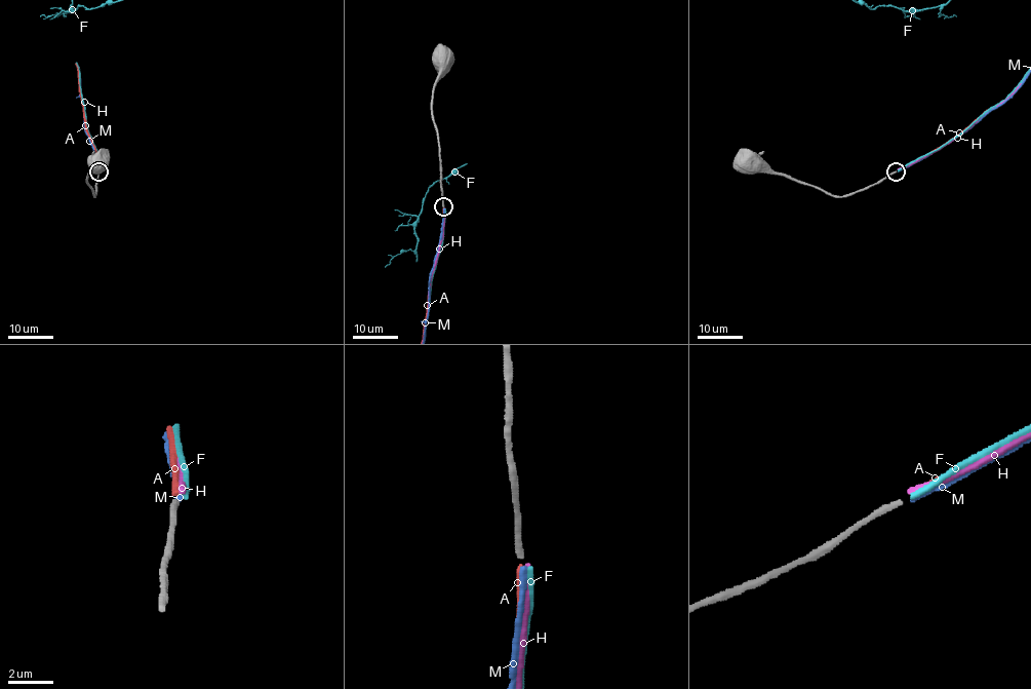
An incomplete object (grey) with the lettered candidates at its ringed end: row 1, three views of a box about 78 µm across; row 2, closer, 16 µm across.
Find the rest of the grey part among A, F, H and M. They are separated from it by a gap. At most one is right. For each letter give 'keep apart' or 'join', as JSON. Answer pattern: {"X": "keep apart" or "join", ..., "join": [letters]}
{"A": "keep apart", "F": "keep apart", "H": "keep apart", "M": "join", "join": ["M"]}

